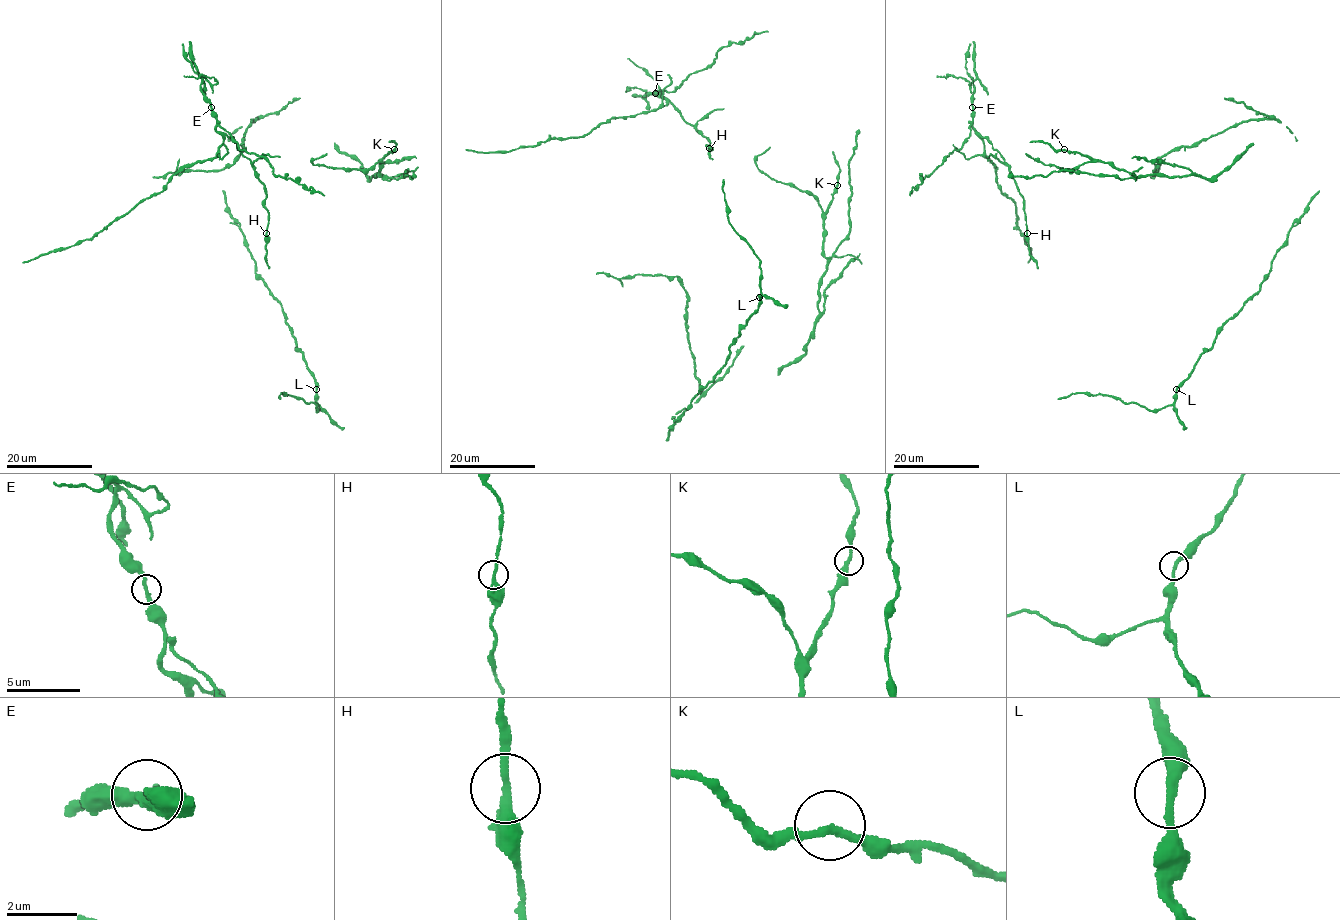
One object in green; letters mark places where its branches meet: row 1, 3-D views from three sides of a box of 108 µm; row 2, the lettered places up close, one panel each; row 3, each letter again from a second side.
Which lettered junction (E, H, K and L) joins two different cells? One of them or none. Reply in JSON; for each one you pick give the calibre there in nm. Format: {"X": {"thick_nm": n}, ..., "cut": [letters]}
{"cut": []}

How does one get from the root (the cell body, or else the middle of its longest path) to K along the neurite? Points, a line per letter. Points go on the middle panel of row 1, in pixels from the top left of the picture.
K: (803, 355), (819, 314), (820, 280), (826, 269), (823, 252), (824, 212), (837, 185)

